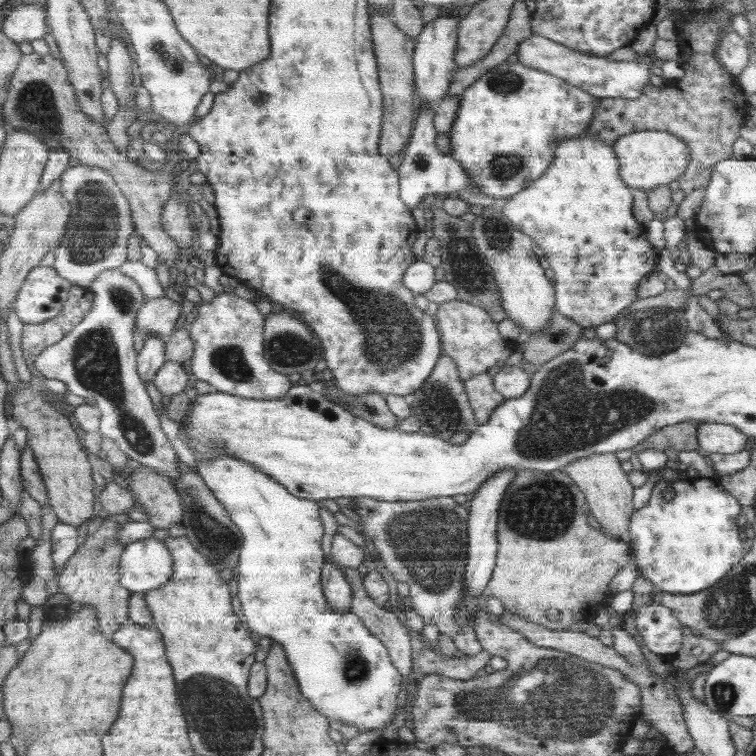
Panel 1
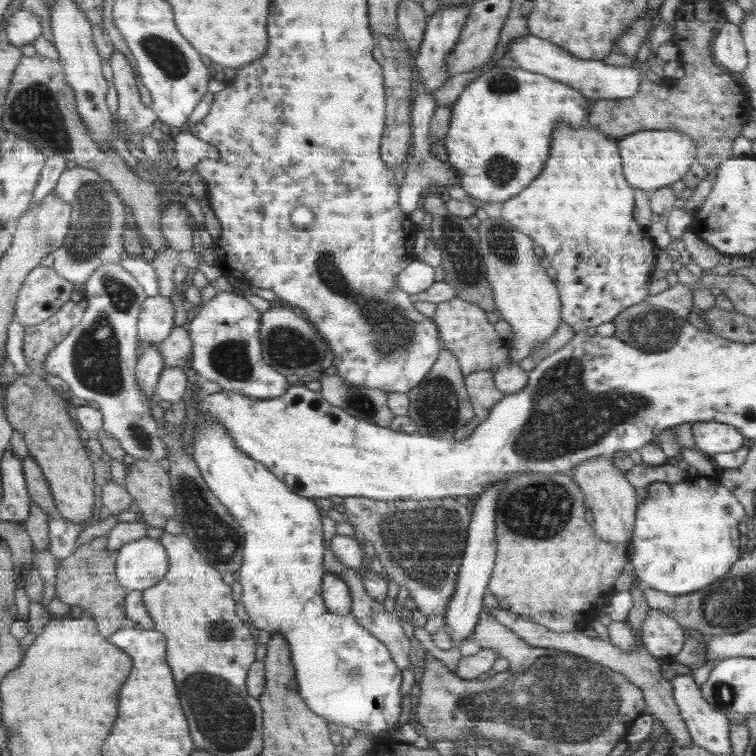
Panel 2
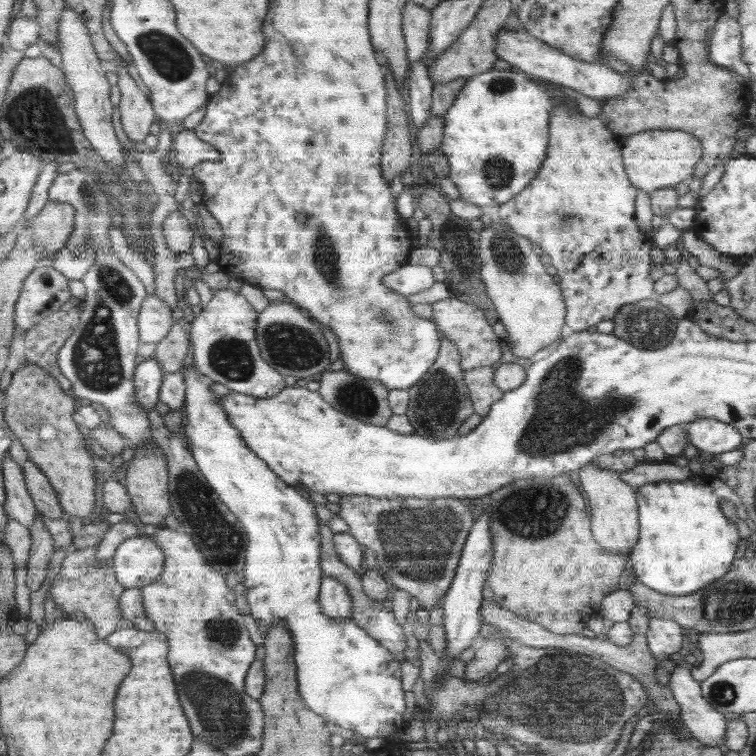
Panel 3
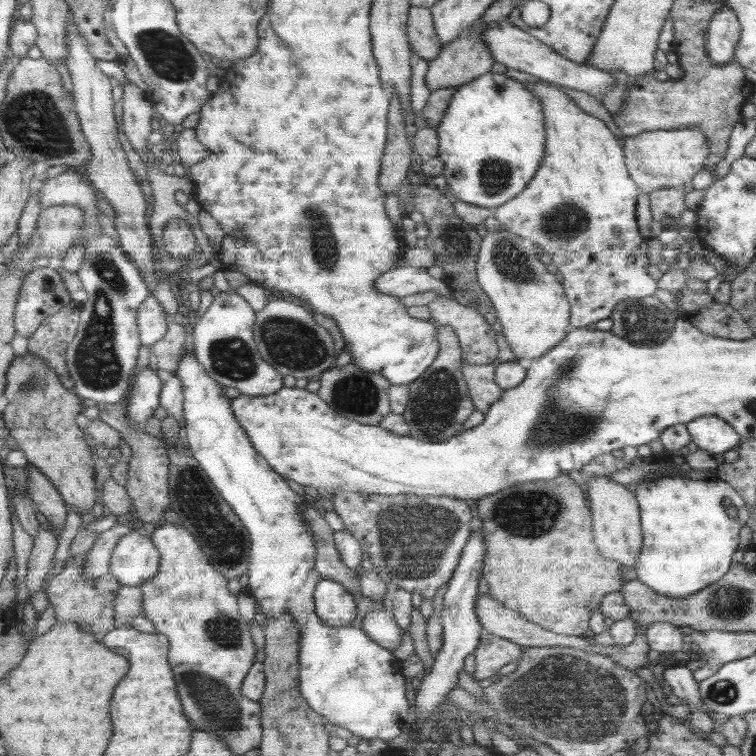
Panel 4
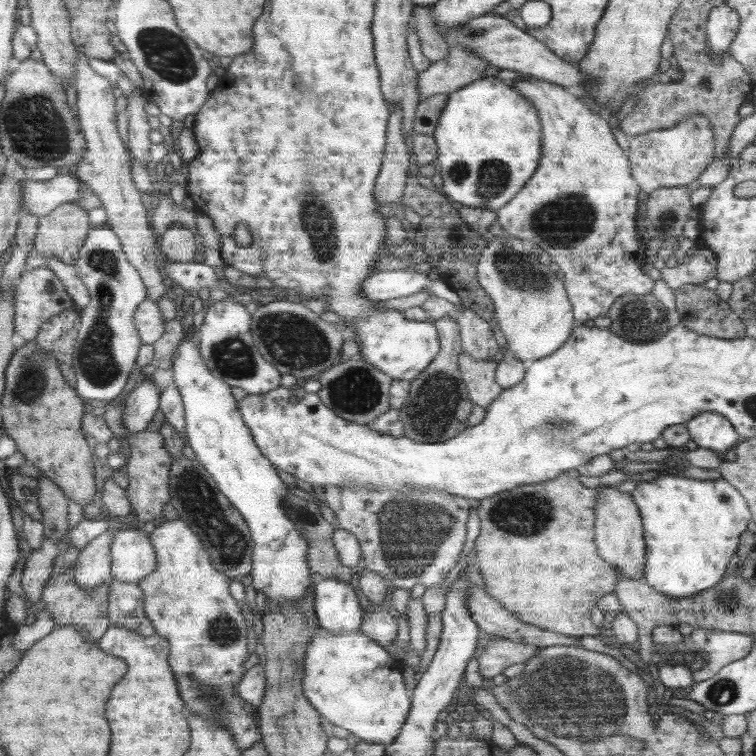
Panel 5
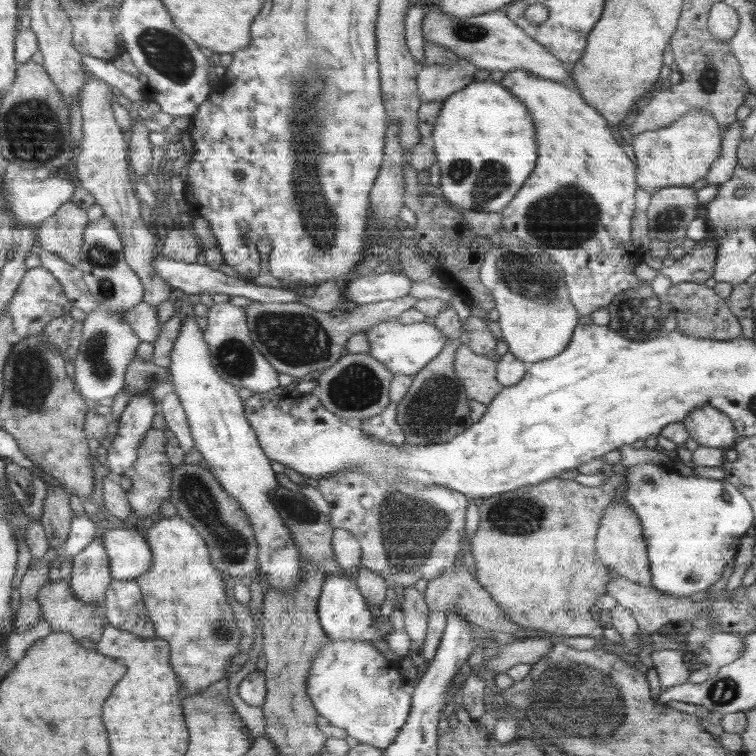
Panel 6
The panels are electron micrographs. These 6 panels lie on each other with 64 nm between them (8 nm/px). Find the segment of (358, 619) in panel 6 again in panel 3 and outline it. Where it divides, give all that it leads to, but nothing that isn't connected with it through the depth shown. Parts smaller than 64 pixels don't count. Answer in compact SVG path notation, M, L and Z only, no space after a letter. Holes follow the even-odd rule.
M326 576L320 591L323 613L333 619L350 619L353 615L353 598L347 586L334 577Z

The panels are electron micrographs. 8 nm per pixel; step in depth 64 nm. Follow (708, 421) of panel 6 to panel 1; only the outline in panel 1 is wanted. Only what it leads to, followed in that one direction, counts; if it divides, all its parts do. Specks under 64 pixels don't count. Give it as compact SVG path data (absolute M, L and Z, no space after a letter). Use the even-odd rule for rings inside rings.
M703 423L698 426L698 444L706 452L734 454L742 452L749 436L737 426L724 423Z

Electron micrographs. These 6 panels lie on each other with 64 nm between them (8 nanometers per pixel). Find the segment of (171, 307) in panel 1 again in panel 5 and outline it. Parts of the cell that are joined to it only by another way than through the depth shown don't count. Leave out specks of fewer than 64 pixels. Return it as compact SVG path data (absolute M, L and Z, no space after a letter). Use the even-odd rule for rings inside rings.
M146 298L134 312L134 324L141 333L142 344L154 344L164 334L164 317L157 302Z

